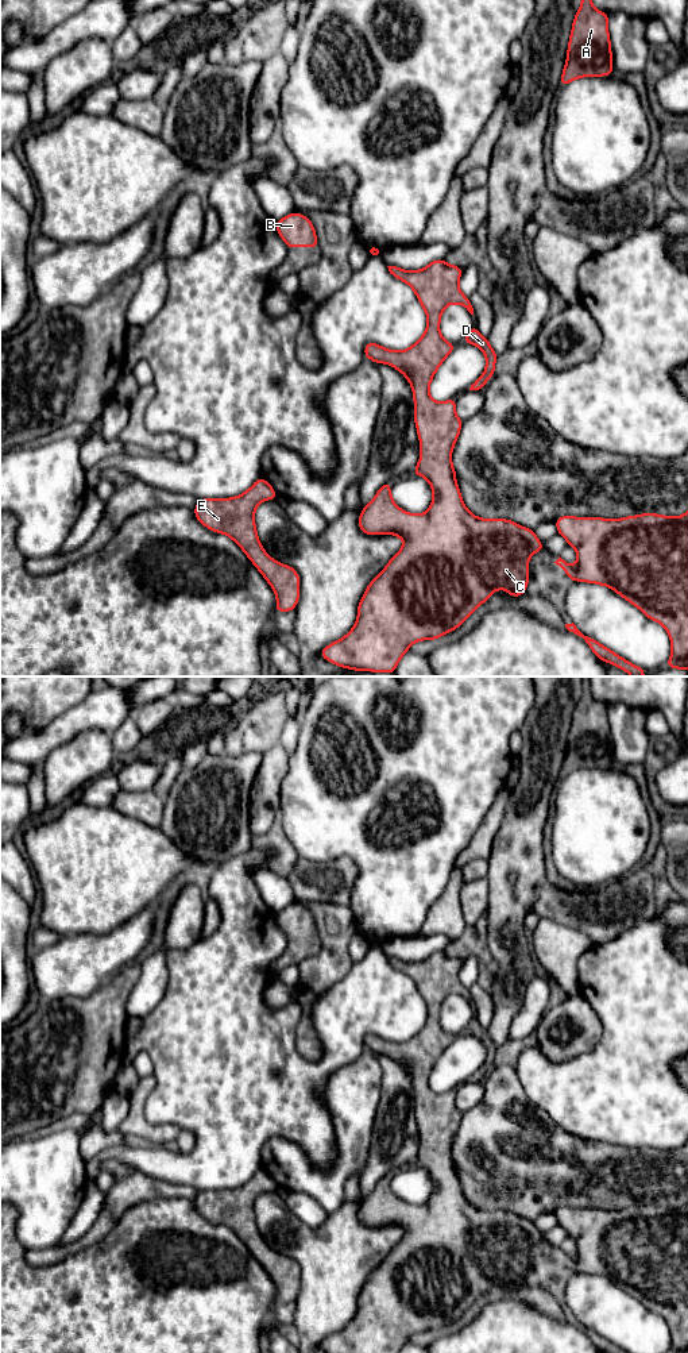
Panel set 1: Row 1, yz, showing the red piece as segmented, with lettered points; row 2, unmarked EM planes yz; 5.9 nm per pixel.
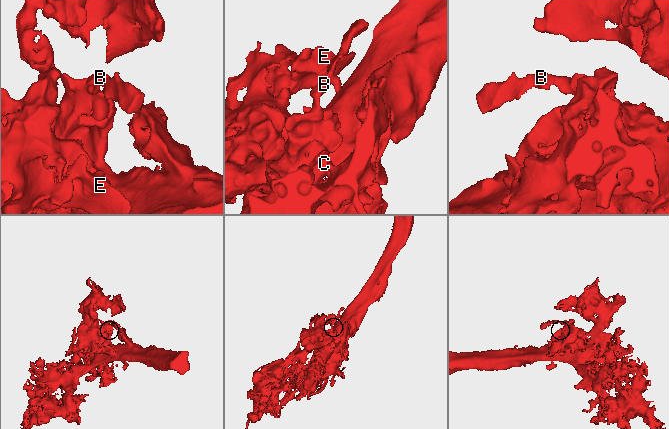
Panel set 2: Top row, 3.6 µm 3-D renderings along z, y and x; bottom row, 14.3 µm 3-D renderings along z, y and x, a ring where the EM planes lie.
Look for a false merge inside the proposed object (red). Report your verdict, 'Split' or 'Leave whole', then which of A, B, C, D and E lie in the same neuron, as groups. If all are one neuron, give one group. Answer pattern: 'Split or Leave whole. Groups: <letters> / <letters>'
Leave whole. Groups: A B C D E

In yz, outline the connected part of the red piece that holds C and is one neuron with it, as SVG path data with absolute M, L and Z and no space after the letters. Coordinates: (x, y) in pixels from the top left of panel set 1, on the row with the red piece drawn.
M436 259L426 267L407 271L387 266L391 277L406 282L415 293L428 317L425 334L407 350L394 351L368 342L364 355L376 365L387 363L401 371L411 385L414 421L421 456L411 474L424 477L433 490L433 500L425 513L403 512L391 498L391 485L379 487L374 500L359 516L359 528L366 535L390 533L403 539L403 547L366 589L353 628L340 640L331 643L320 655L343 668L372 672L391 672L409 647L421 640L434 640L457 629L495 590L503 589L511 597L525 594L530 581L527 564L534 552L545 551L533 529L506 519L474 516L461 500L451 454L464 420L455 408L456 398L437 402L429 394L430 382L456 344L442 339L440 320L449 304L463 305L471 315L469 297L459 288L463 267Z

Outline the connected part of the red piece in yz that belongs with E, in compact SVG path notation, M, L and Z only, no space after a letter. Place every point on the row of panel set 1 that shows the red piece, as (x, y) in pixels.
M258 478L255 483L243 494L232 498L202 498L198 500L193 509L197 520L212 532L224 533L231 537L248 556L259 573L266 578L268 585L277 594L275 612L291 612L299 600L299 575L293 567L274 560L262 547L255 527L255 509L266 500L278 498L277 492L263 478Z

